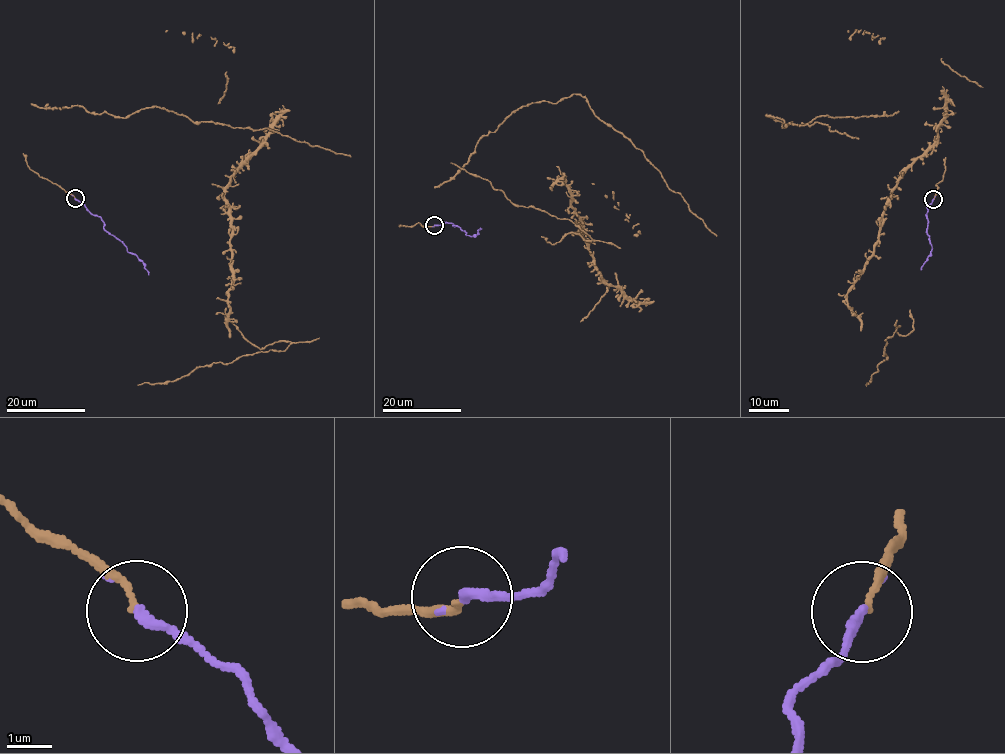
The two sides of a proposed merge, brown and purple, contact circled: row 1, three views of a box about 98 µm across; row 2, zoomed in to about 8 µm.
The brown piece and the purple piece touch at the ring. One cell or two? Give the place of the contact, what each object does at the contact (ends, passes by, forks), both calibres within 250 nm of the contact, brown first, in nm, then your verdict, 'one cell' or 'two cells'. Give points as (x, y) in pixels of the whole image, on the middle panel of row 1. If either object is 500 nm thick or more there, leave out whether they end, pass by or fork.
place (434, 225); brown ends; purple ends; calibres 130 and 200 nm; one cell

